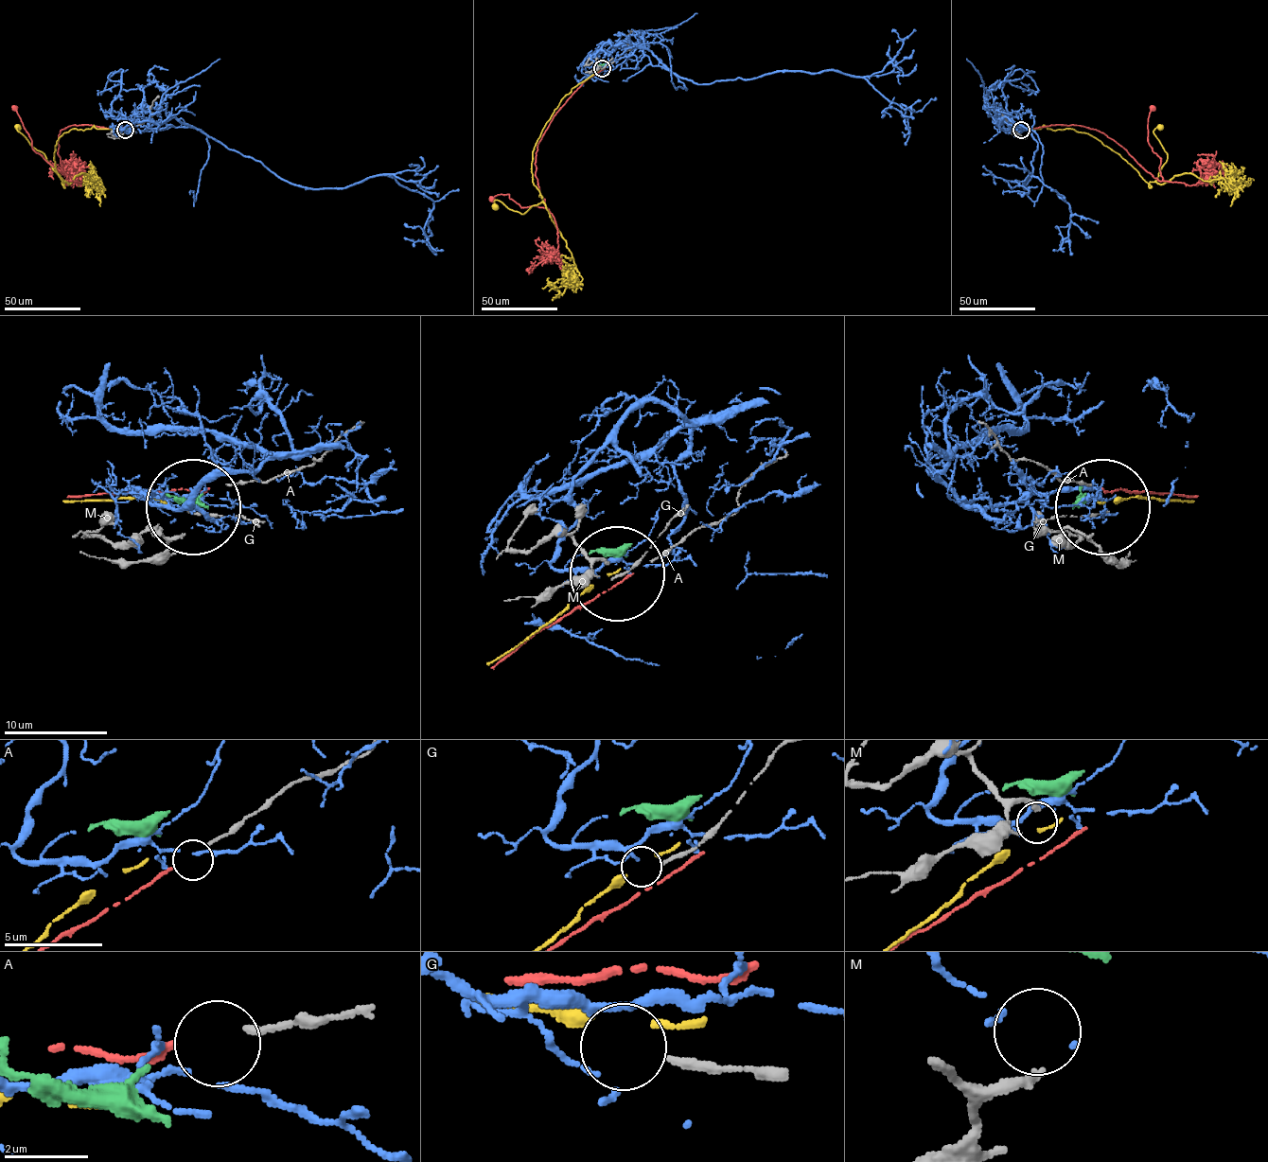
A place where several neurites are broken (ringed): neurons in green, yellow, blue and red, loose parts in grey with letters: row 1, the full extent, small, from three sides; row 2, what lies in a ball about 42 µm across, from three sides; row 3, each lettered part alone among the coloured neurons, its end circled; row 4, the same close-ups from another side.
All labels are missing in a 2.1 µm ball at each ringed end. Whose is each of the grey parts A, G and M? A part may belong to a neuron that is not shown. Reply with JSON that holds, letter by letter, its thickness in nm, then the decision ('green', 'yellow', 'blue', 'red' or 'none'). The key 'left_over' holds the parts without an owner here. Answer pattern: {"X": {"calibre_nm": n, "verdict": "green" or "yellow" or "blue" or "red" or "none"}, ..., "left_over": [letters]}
{"A": {"calibre_nm": 150, "verdict": "red"}, "G": {"calibre_nm": 180, "verdict": "none"}, "M": {"calibre_nm": 240, "verdict": "none"}, "left_over": ["G", "M"]}

